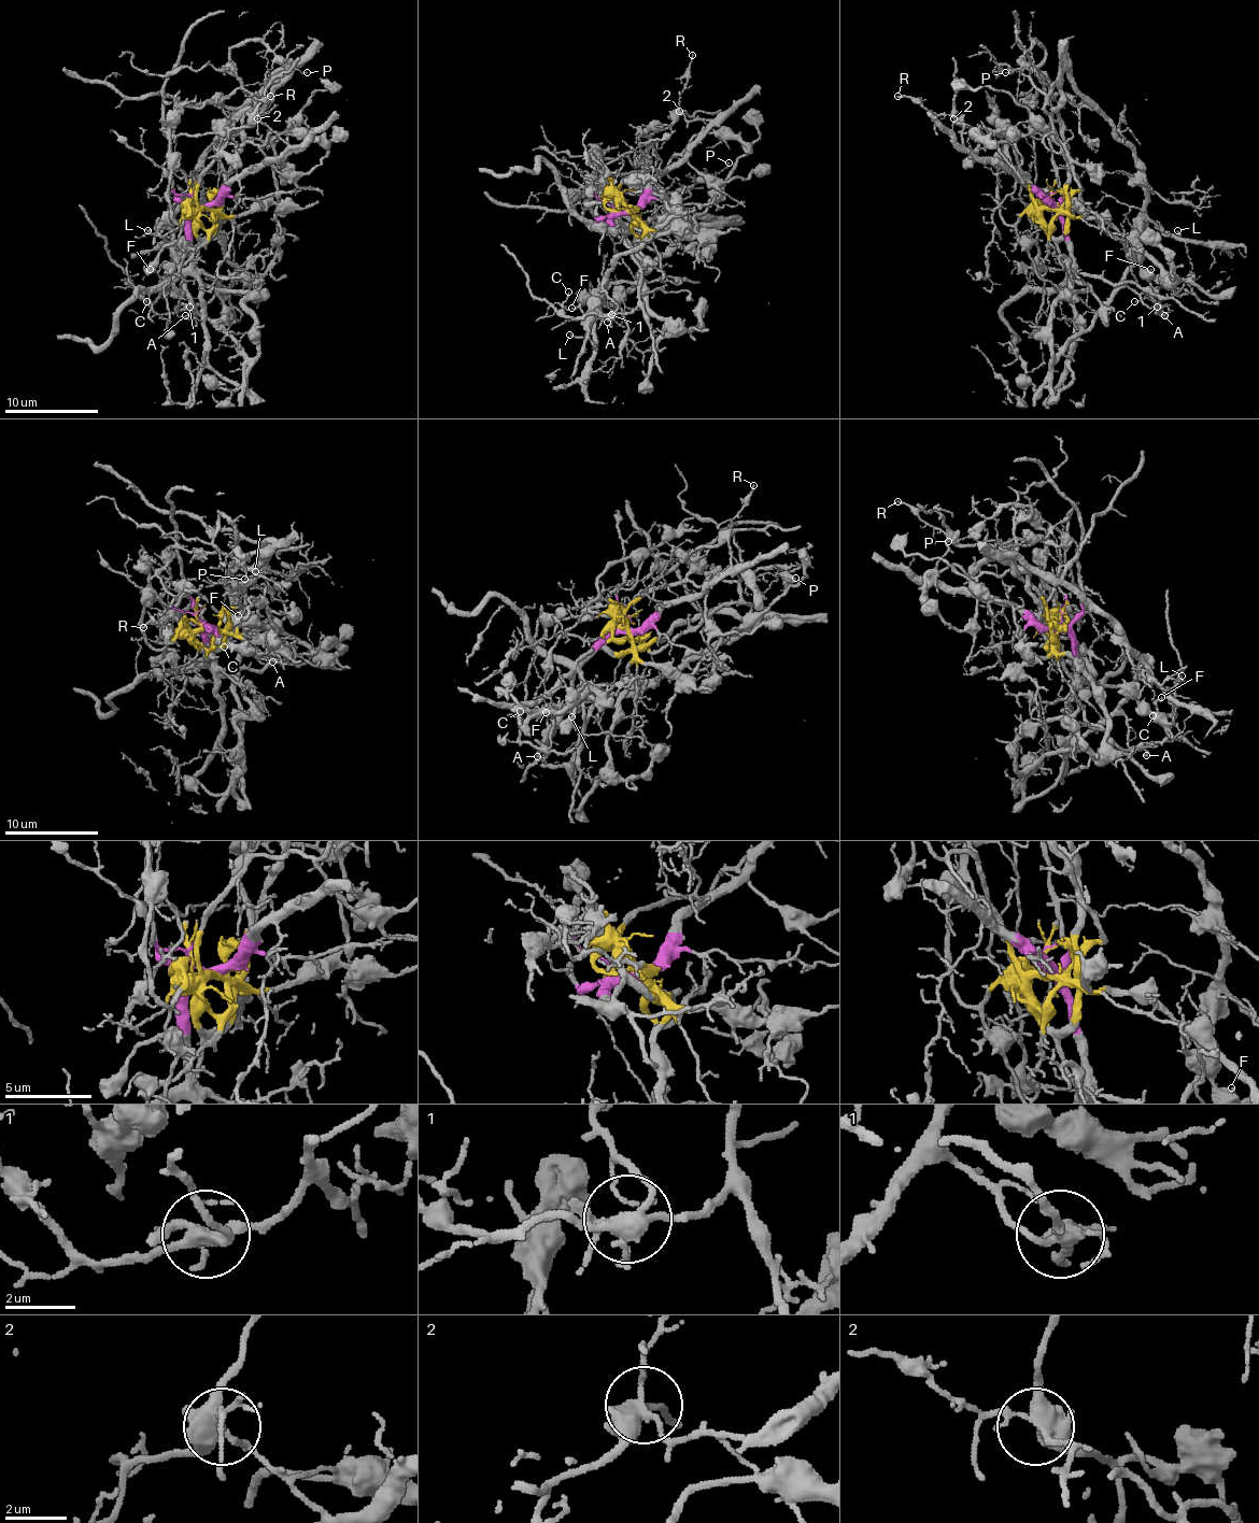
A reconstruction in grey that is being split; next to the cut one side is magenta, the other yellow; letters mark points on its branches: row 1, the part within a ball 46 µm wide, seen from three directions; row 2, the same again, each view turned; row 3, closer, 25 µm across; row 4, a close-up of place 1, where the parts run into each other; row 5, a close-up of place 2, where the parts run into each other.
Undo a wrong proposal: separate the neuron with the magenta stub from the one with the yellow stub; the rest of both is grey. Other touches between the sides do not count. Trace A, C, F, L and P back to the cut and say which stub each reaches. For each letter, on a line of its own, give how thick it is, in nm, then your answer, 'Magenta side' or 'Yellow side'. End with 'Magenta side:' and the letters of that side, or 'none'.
A: Thickness 130 nm. Magenta side
C: Thickness 110 nm. Magenta side
F: Thickness 160 nm. Yellow side
L: Thickness 140 nm. Yellow side
P: Thickness 90 nm. Yellow side
Magenta side: A, C

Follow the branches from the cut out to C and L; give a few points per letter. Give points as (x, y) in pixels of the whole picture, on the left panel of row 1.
C: (201, 207), (192, 215), (194, 262), (217, 283), (217, 290), (203, 304), (156, 314), (140, 297), (147, 302)
L: (203, 207), (222, 215), (215, 218), (217, 235), (184, 248), (172, 243), (170, 221), (168, 237), (147, 229)

